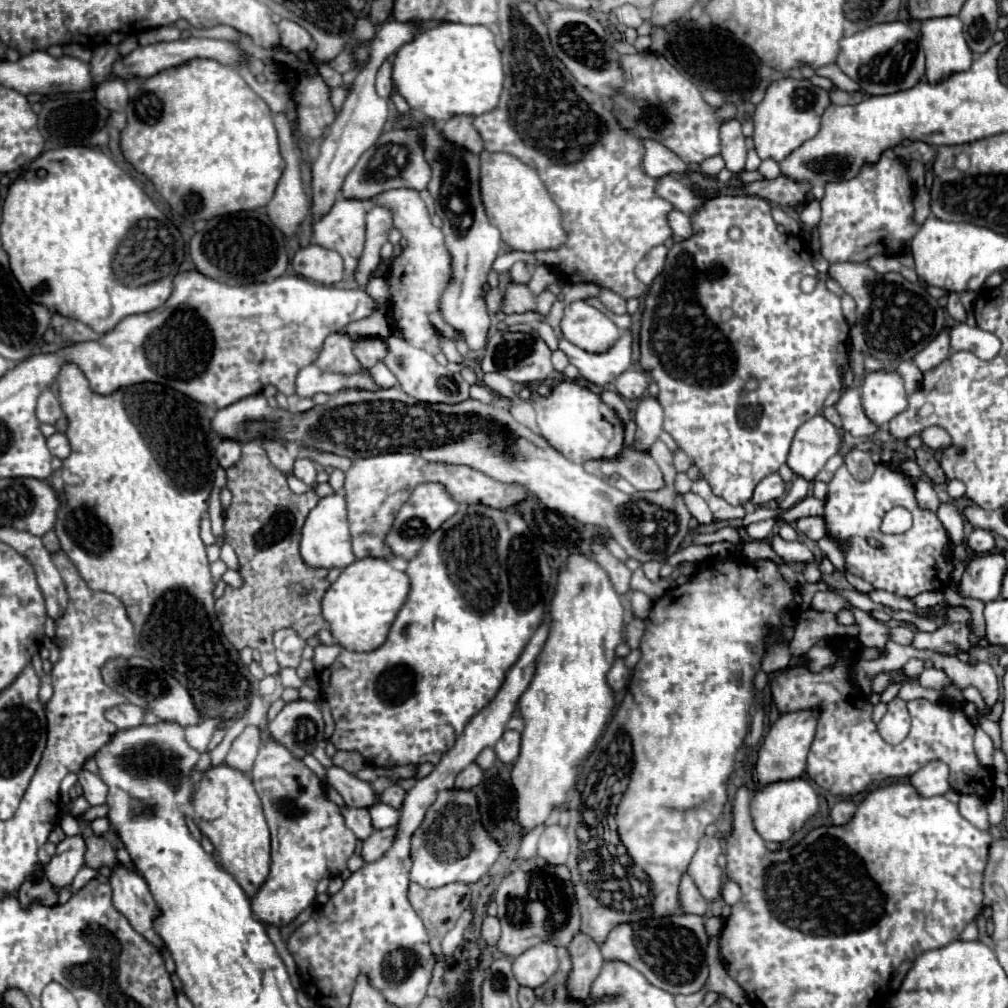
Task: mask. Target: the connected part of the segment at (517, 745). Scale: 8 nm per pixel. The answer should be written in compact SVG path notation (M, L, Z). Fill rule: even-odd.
M505 730L501 740L493 746L499 760L505 764L511 764L517 760L519 750L521 750L521 734L517 730Z

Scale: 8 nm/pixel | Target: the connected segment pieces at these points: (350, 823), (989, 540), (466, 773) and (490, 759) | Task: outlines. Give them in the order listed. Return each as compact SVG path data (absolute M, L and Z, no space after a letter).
M343 806L343 808L341 808L341 814L343 814L343 818L345 818L347 828L349 828L359 840L367 840L367 838L375 832L367 808L349 808L349 806Z
M975 528L971 532L971 536L967 538L967 546L973 550L973 552L979 552L979 554L987 554L993 550L995 546L995 538L989 530L983 530L983 528Z
M473 762L473 764L469 764L469 766L457 776L455 788L465 788L465 790L475 788L475 786L481 782L481 778L483 778L483 770Z
M485 748L479 756L477 756L477 764L483 768L483 770L487 770L487 768L491 768L493 764L495 764L495 760L497 760L497 756L495 756L495 752L493 752L493 748Z

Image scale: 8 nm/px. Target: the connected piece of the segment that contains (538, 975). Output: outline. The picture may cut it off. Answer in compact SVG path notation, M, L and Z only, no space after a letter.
M539 942L537 946L525 950L521 956L513 958L513 974L517 982L529 988L543 986L555 974L557 966L557 948L549 942Z

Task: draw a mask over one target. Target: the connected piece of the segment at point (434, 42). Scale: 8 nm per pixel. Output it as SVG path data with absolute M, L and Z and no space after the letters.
M443 22L401 46L393 60L393 84L415 112L445 122L453 116L479 116L499 104L503 88L501 52L485 26Z

